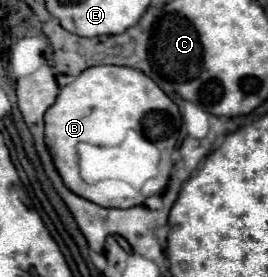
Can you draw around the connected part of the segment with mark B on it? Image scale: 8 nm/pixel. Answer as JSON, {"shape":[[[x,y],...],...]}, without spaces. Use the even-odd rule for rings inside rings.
{"shape":[[[93,66],[77,77],[58,76],[57,82],[60,87],[57,102],[45,112],[45,142],[53,156],[53,164],[63,178],[63,184],[77,196],[105,208],[131,208],[143,204],[143,200],[149,196],[162,194],[170,179],[173,150],[167,152],[167,148],[161,148],[159,140],[151,141],[148,138],[155,130],[163,130],[165,134],[171,132],[173,138],[177,138],[181,116],[179,108],[169,100],[169,96],[149,76],[125,66]]]}

